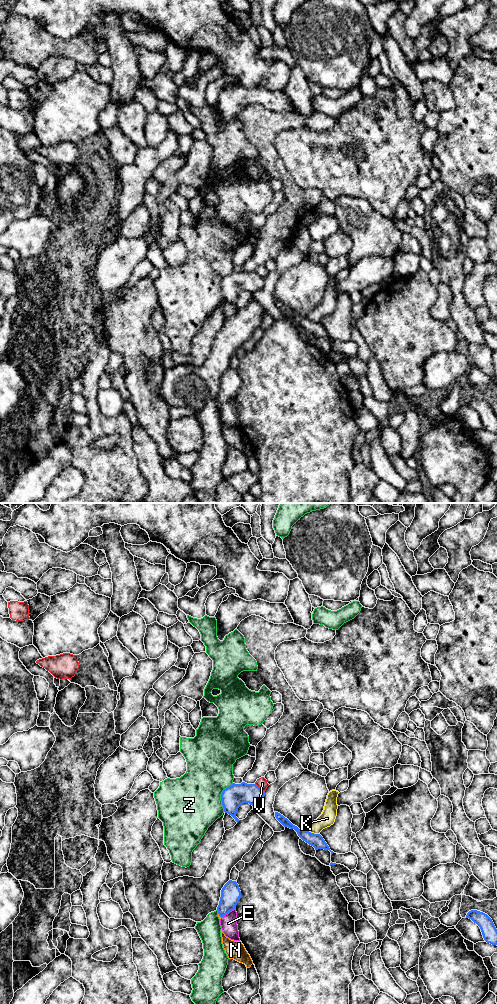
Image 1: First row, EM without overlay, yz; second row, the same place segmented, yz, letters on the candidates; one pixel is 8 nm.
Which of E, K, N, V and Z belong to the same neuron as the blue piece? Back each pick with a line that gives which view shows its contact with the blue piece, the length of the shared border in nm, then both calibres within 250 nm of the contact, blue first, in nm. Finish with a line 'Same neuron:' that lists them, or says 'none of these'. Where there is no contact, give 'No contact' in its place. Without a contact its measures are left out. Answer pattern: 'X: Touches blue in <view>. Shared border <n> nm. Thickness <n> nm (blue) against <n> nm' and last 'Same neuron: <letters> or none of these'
Same neuron: none of these

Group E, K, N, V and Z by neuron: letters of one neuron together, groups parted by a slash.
E / K / N / V / Z

